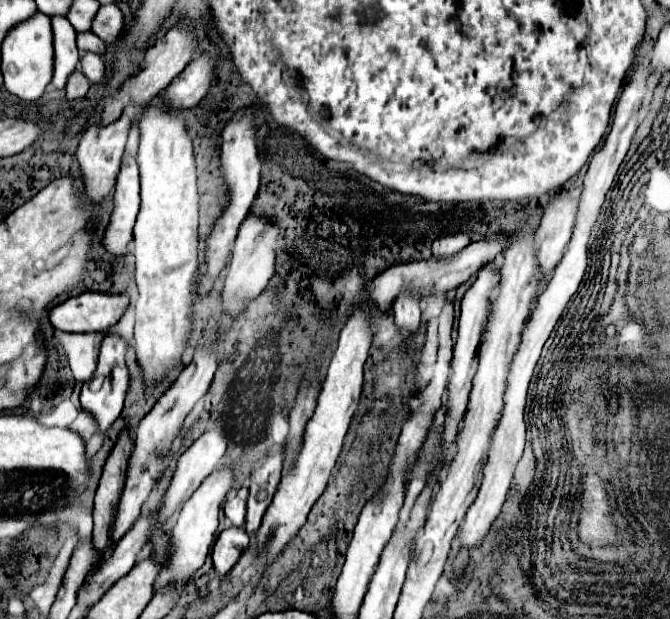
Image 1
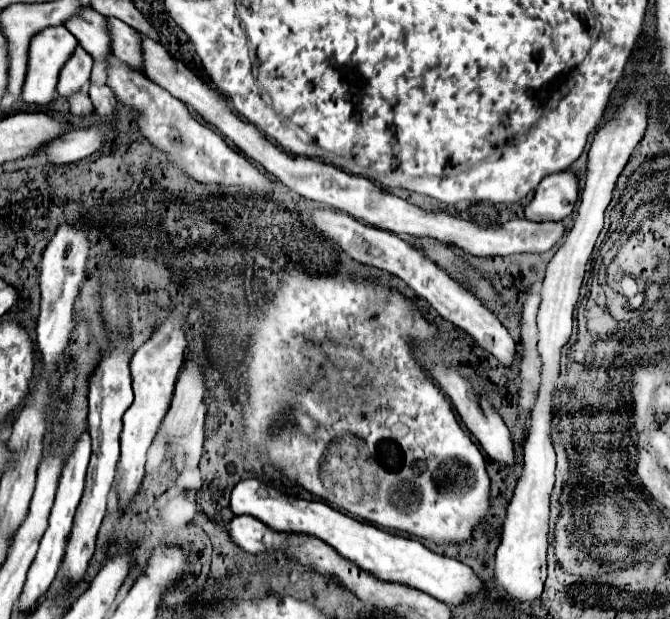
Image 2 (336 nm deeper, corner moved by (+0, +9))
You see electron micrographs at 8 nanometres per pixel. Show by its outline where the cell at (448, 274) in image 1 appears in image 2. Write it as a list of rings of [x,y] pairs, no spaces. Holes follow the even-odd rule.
[[[572,171],[554,173],[542,179],[534,199],[524,207],[524,219],[544,223],[566,219],[578,197],[578,181]]]

